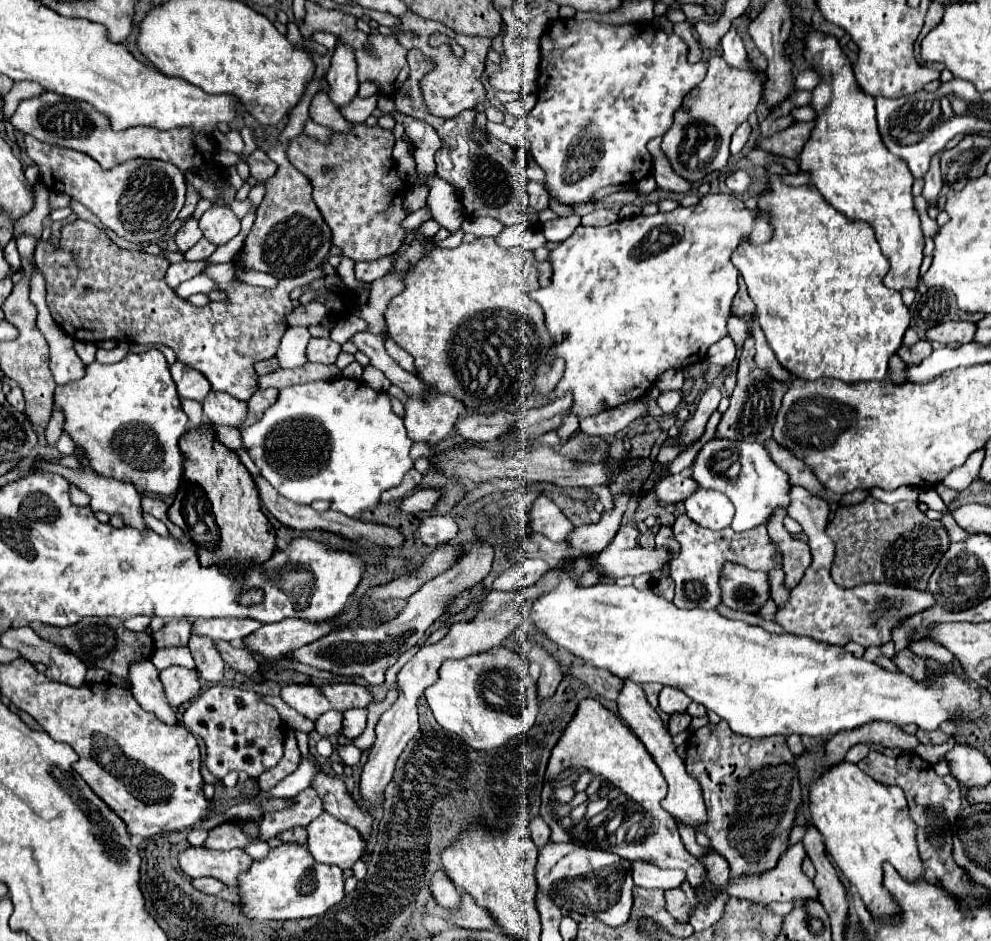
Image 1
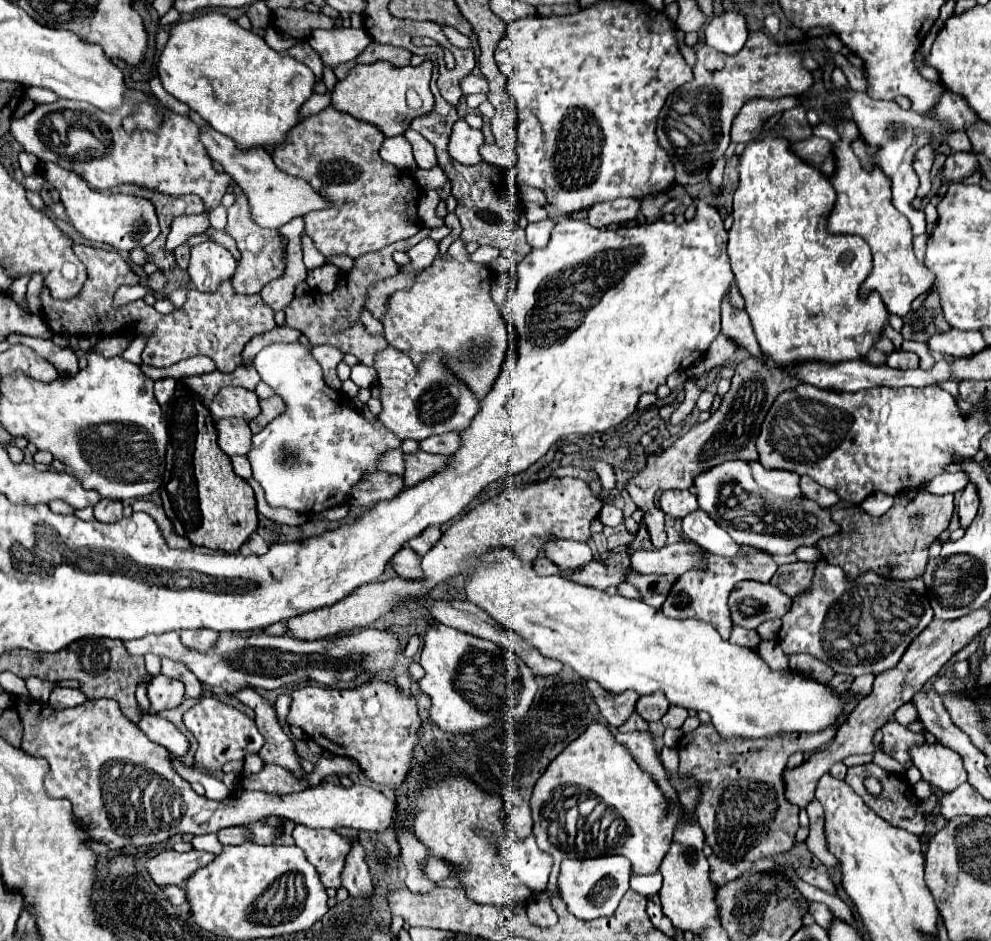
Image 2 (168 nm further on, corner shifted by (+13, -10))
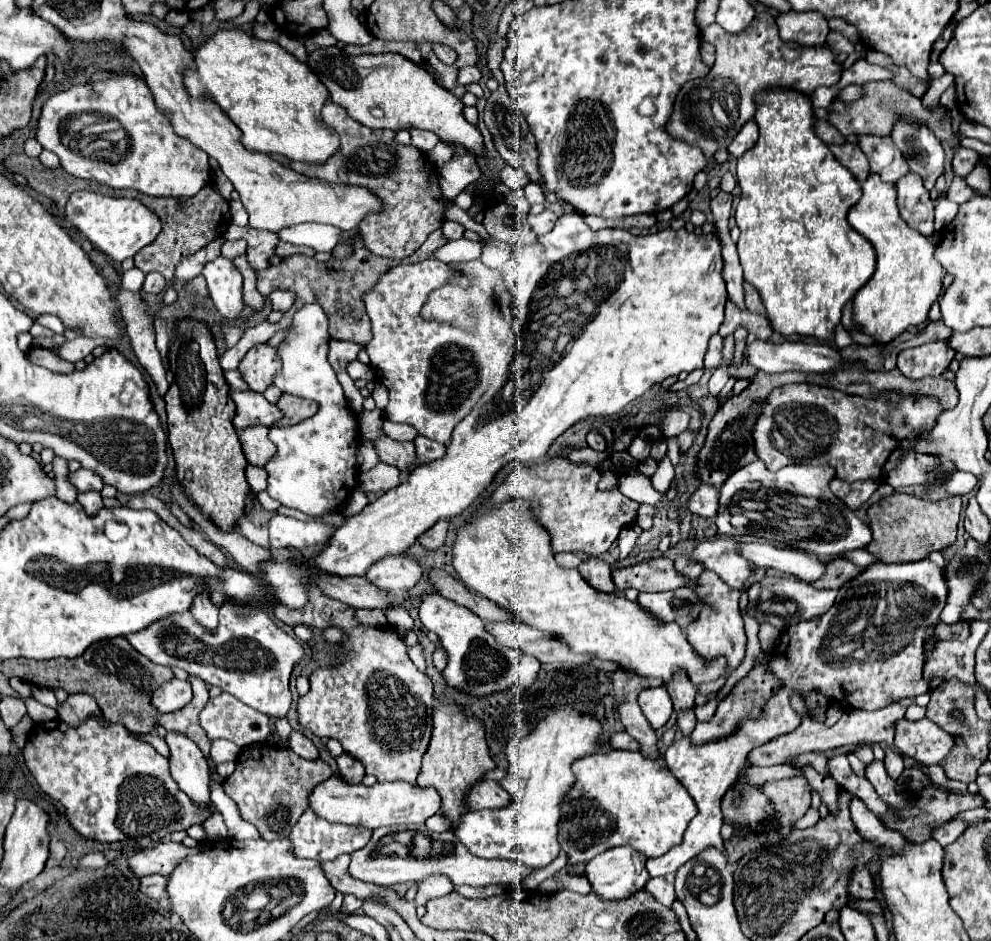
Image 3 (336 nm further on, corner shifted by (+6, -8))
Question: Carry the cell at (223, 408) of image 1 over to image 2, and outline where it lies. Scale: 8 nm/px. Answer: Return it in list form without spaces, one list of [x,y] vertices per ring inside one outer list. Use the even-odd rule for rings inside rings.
[[[230,419],[230,421],[216,421],[218,429],[218,445],[226,455],[246,455],[252,443],[252,431],[246,421]]]

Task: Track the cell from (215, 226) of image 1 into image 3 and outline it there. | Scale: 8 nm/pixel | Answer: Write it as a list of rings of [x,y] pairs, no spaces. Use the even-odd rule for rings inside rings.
[[[219,255],[217,259],[209,261],[203,267],[201,275],[207,281],[207,289],[217,311],[225,319],[235,321],[243,309],[243,297],[241,297],[243,277],[239,269],[233,265],[231,259]]]

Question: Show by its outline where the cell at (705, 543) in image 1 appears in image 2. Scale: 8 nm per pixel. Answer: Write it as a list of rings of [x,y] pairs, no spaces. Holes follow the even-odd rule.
[[[742,547],[750,557],[714,557],[706,555],[708,569],[706,571],[690,571],[684,573],[672,587],[668,599],[662,605],[662,613],[670,619],[700,619],[704,623],[710,623],[716,627],[716,631],[722,635],[722,639],[730,639],[732,633],[732,619],[728,609],[728,595],[732,593],[734,585],[740,581],[760,581],[768,583],[772,579],[772,573],[776,571],[776,563],[772,555],[756,551],[752,547]]]

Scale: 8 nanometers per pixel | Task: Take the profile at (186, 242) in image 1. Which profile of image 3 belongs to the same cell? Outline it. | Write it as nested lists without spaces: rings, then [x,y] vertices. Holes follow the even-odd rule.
[[[241,239],[239,241],[223,241],[223,245],[221,245],[221,253],[229,259],[235,259],[237,255],[243,255],[245,249],[247,249],[247,243],[241,241]]]

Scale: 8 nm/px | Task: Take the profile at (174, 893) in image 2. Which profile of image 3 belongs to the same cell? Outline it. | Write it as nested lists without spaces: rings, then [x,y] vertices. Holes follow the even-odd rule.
[[[149,875],[141,879],[141,891],[153,899],[167,899],[165,895],[165,883],[169,879],[165,875]]]

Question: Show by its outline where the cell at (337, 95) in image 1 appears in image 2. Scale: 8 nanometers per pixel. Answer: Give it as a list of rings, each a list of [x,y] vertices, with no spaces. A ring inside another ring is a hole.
[[[354,27],[316,29],[308,39],[312,49],[320,53],[324,65],[328,67],[336,67],[344,61],[354,59],[366,49],[370,41],[371,37],[368,37],[364,29],[354,29]]]

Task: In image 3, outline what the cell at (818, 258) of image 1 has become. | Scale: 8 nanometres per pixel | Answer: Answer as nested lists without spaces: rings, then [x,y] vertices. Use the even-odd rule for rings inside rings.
[[[779,89],[779,91],[765,91],[765,93],[759,93],[757,97],[757,113],[755,113],[755,121],[759,125],[759,139],[757,143],[747,151],[743,153],[739,159],[737,159],[737,181],[741,185],[741,201],[737,205],[737,225],[741,229],[741,235],[739,235],[739,243],[737,243],[737,253],[739,253],[739,259],[741,259],[741,267],[743,267],[743,273],[745,273],[745,281],[751,283],[765,309],[767,309],[767,319],[771,323],[771,329],[783,337],[791,337],[791,335],[801,335],[801,337],[815,337],[819,343],[833,343],[835,341],[835,327],[841,323],[841,315],[843,315],[843,307],[853,301],[853,297],[857,295],[857,291],[871,279],[871,275],[875,273],[875,247],[863,237],[859,235],[849,223],[847,223],[847,211],[853,203],[859,201],[861,197],[861,187],[859,183],[855,181],[855,177],[833,157],[833,153],[829,151],[829,147],[815,137],[813,133],[813,107],[811,107],[811,101],[809,97],[805,97],[803,93],[797,93],[797,91],[785,91],[785,89]]]

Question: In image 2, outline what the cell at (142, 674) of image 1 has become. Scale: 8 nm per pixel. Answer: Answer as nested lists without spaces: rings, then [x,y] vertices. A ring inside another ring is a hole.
[[[144,713],[138,727],[146,733],[146,737],[162,747],[166,747],[174,757],[184,757],[190,749],[190,741],[164,717],[154,713]]]

